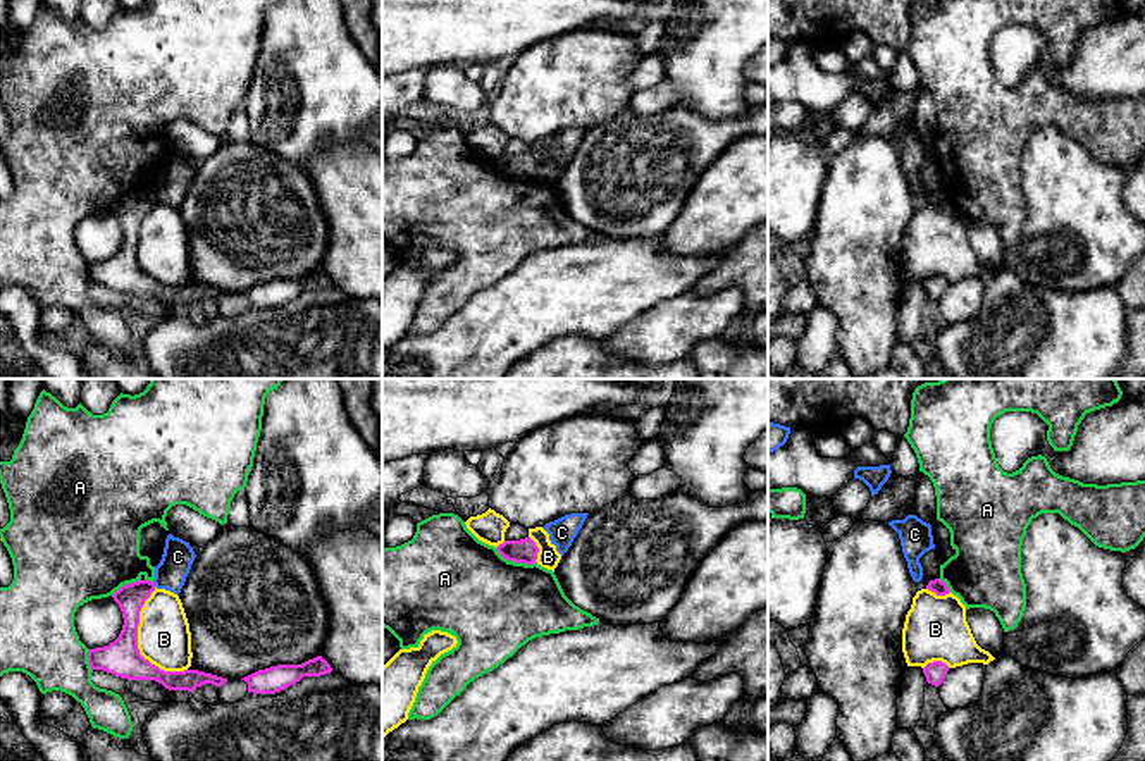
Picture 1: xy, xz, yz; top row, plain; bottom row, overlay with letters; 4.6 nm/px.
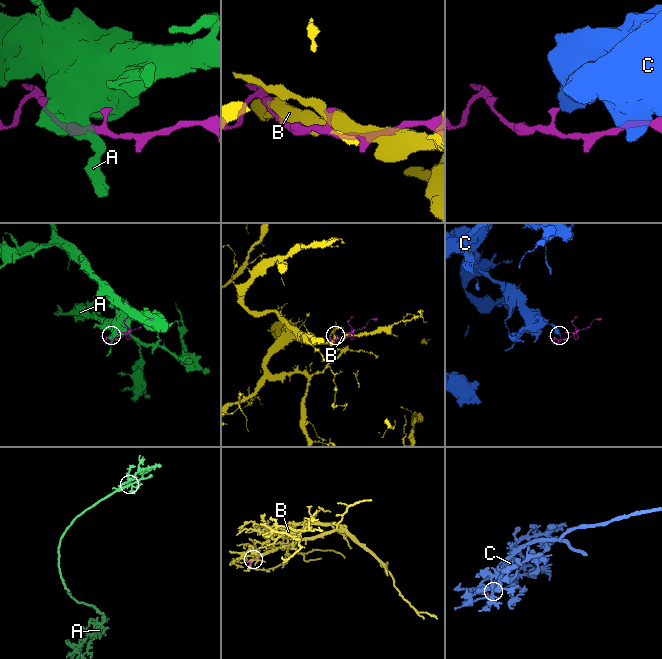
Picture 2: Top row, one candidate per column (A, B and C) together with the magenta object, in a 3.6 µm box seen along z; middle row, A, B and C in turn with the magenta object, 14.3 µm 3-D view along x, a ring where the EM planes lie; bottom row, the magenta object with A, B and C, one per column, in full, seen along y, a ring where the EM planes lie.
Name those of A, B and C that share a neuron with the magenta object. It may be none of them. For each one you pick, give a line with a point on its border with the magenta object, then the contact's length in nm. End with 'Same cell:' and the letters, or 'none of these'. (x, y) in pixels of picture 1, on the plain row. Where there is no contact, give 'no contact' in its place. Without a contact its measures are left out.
Same cell: none of these

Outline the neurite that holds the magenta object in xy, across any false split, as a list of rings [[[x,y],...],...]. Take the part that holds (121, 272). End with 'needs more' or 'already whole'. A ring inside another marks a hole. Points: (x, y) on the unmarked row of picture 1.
[[[138,195],[122,200],[112,208],[122,226],[124,239],[114,257],[103,262],[88,263],[88,277],[91,284],[103,284],[127,294],[155,294],[169,305],[188,305],[191,308],[196,301],[205,298],[215,301],[226,298],[227,293],[198,284],[164,286],[139,269],[139,226],[153,205],[153,196]]]; already whole

